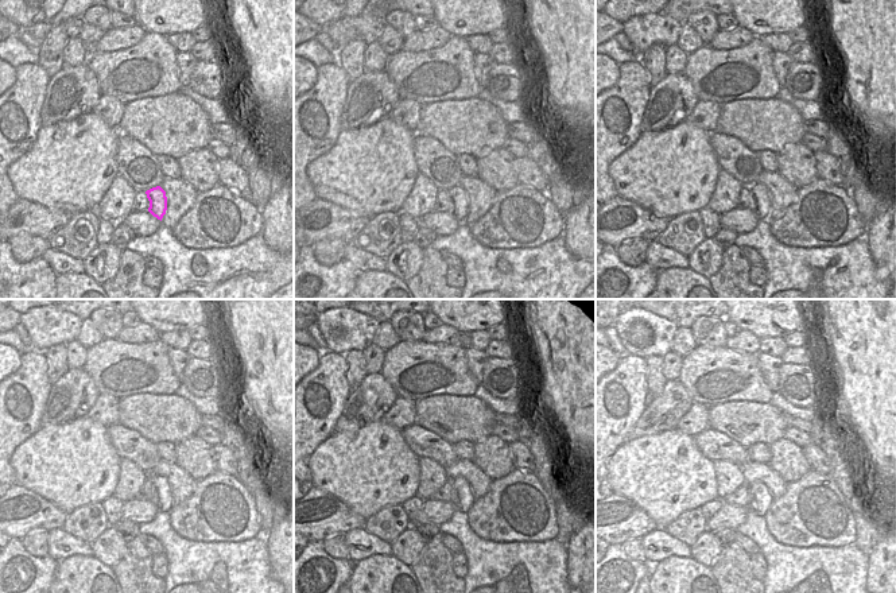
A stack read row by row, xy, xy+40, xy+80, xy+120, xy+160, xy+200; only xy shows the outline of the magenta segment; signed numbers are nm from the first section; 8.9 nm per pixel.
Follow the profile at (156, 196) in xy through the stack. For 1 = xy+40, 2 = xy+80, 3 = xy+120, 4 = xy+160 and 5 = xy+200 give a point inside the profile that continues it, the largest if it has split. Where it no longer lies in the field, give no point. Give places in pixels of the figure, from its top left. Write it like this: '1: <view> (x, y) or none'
1: xy+40 (460, 198)
2: xy+80 (760, 193)
3: xy+120 (165, 499)
4: xy+160 (465, 496)
5: xy+200 (761, 499)

